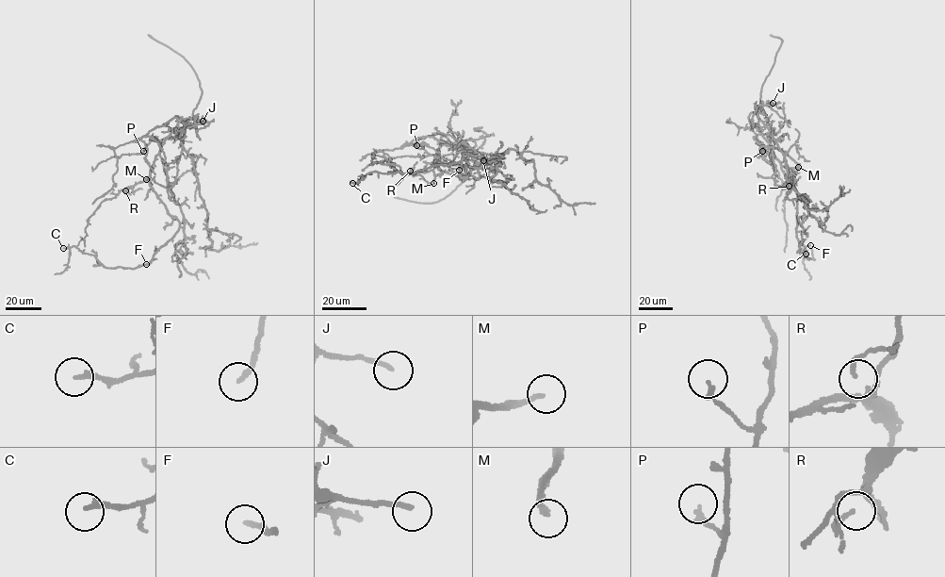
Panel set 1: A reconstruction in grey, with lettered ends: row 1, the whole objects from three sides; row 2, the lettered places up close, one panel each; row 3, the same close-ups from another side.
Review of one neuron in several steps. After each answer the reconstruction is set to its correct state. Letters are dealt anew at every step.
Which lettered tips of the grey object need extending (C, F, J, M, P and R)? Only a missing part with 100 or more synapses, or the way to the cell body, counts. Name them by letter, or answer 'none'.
M

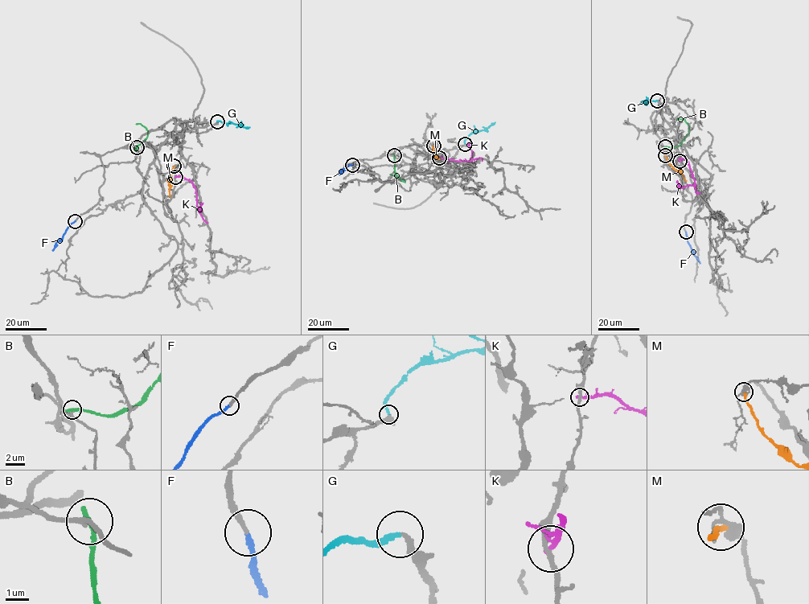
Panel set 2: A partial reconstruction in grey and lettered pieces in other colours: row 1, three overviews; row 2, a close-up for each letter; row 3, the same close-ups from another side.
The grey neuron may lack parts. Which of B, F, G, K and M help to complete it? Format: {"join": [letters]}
{"join": ["F", "G"]}

